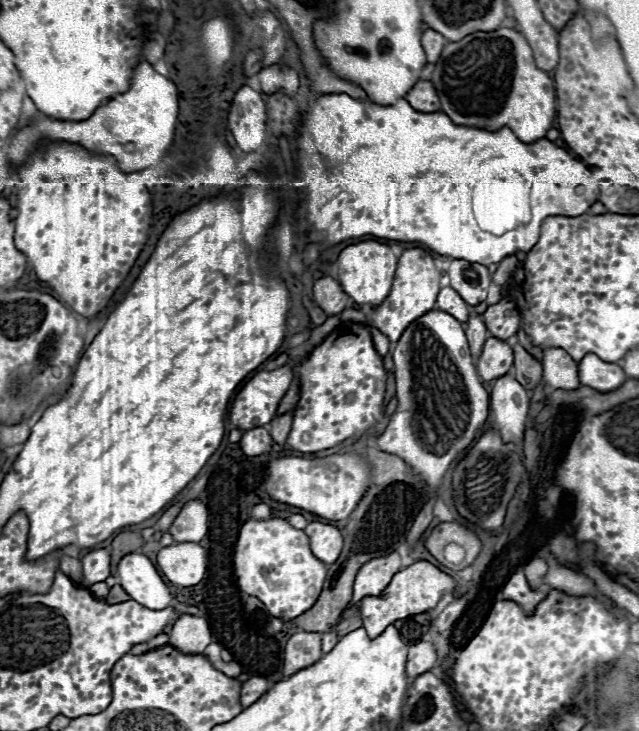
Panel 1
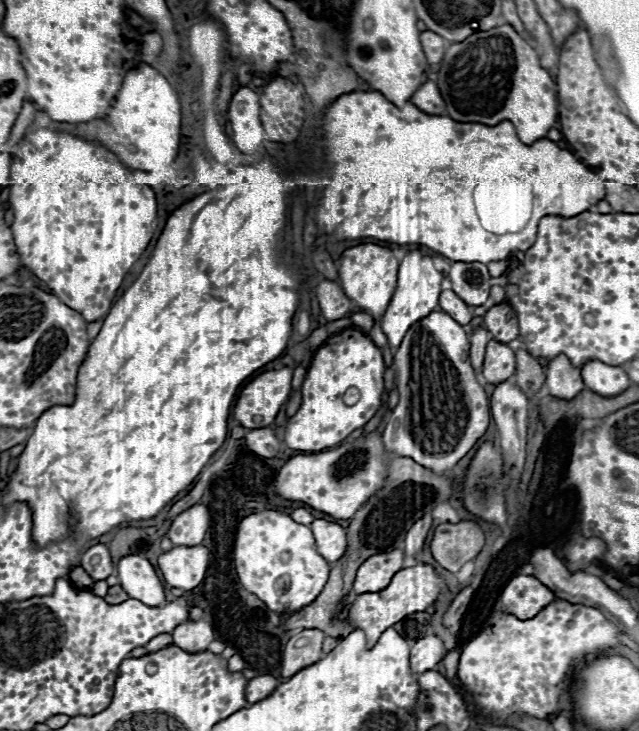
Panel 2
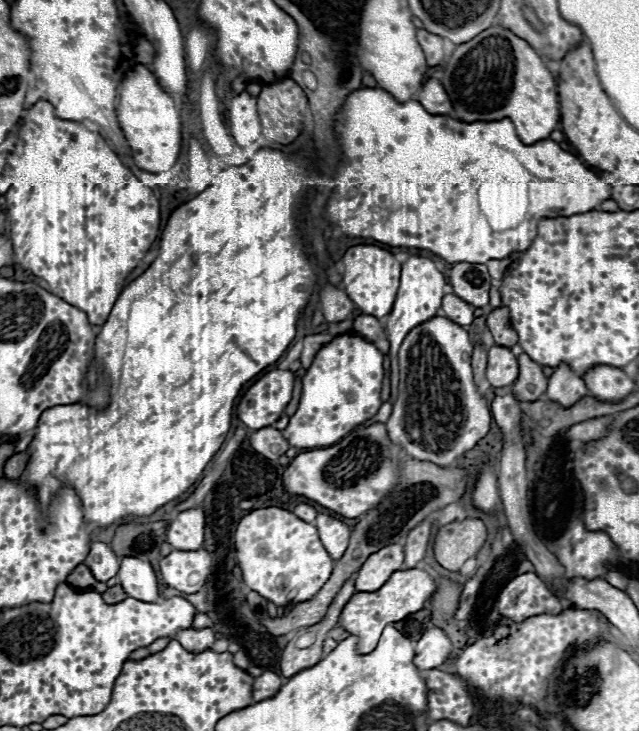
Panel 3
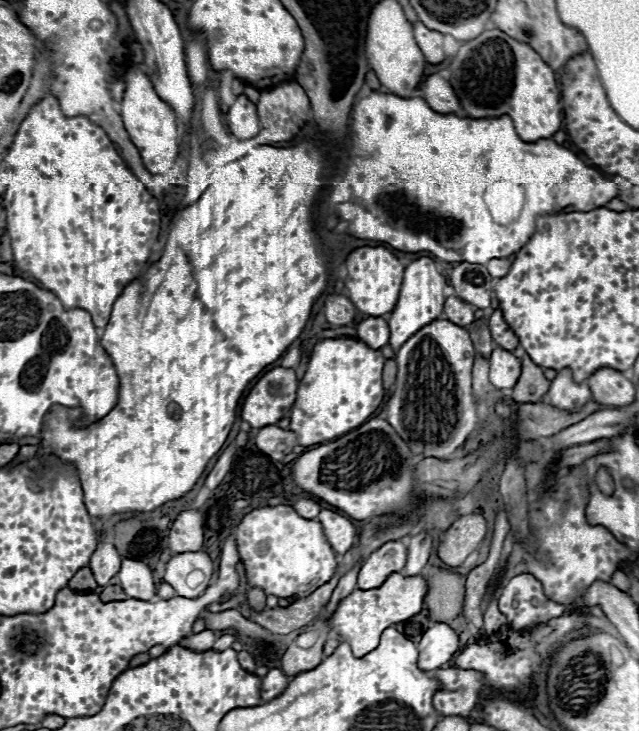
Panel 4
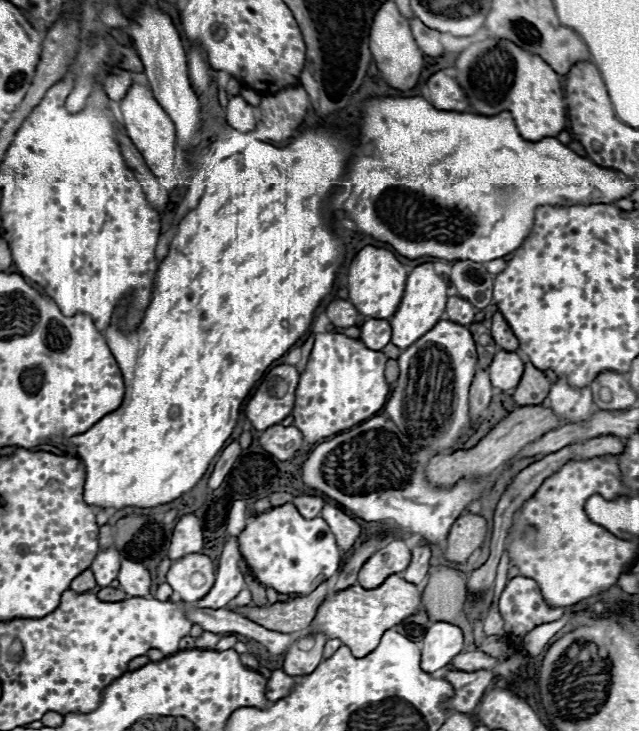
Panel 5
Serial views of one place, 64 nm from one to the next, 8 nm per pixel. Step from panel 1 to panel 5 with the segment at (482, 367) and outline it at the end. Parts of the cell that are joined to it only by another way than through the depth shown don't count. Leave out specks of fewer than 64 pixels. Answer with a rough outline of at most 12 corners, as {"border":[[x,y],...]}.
{"border":[[516,352],[494,354],[488,366],[494,388],[512,390],[524,362]]}

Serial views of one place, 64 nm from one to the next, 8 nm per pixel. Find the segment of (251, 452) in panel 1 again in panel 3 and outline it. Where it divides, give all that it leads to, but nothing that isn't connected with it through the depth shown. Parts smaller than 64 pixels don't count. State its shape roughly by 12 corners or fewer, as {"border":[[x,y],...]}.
{"border":[[268,426],[250,434],[250,446],[264,458],[280,458],[290,444]]}

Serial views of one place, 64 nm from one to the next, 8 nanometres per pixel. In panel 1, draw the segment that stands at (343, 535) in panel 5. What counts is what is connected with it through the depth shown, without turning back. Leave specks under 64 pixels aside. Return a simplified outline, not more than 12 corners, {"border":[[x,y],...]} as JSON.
{"border":[[322,522],[304,528],[312,554],[332,564],[342,550],[338,528]]}

